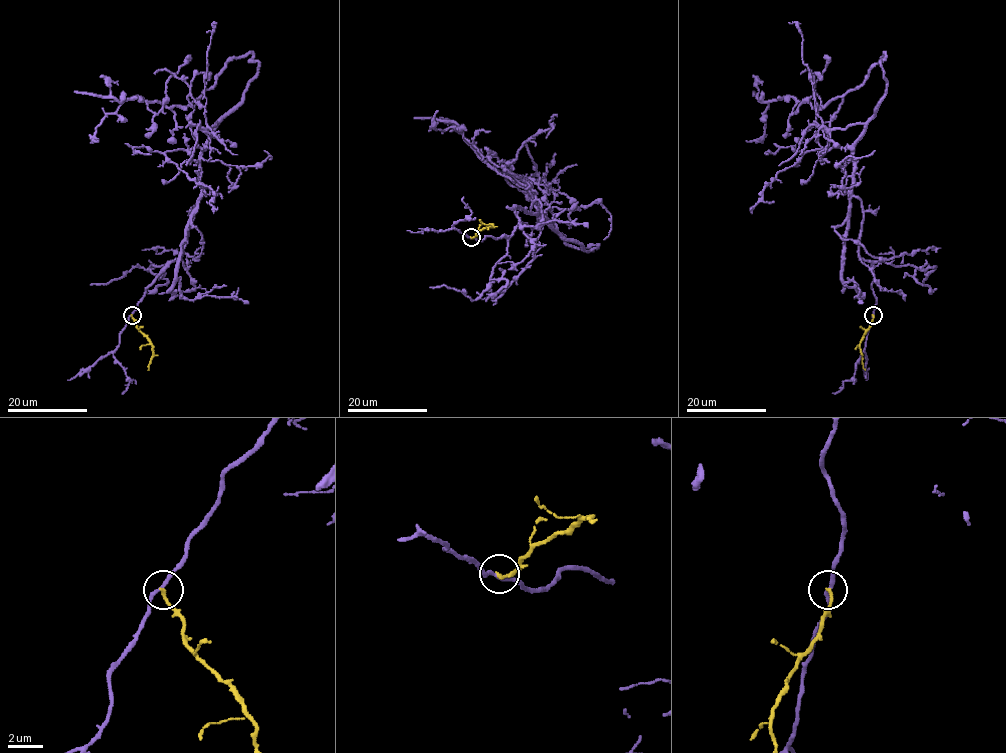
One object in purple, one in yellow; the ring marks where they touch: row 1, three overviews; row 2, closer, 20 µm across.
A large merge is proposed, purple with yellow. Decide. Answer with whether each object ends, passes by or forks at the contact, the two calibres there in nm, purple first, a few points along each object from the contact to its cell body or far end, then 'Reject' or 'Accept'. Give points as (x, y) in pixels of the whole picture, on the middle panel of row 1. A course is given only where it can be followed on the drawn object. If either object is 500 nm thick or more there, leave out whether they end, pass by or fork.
At the ring purple passes by. At the ring yellow ends. Thickness 220 nm (purple) against 190 nm. Course of purple: (471, 237), (510, 235), (544, 214), (533, 189), (528, 196), (540, 207), (453, 127), (435, 129), (437, 110). Course of yellow: (471, 237), (492, 224), (487, 229). Reject

